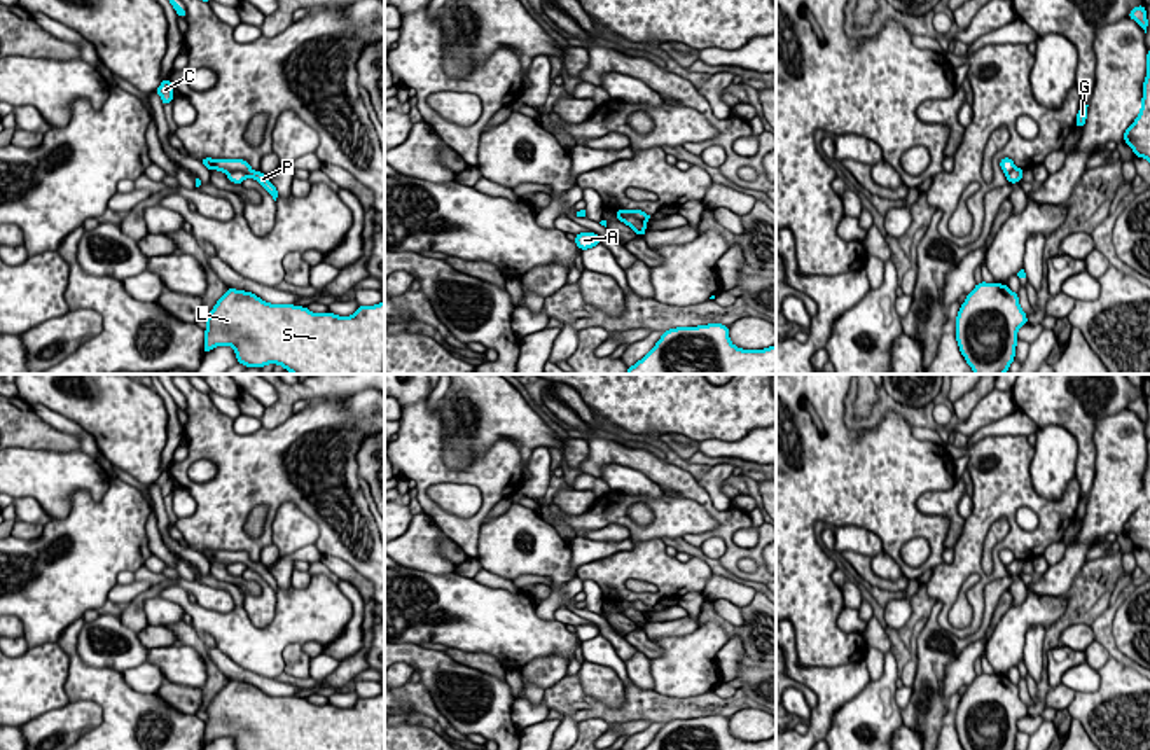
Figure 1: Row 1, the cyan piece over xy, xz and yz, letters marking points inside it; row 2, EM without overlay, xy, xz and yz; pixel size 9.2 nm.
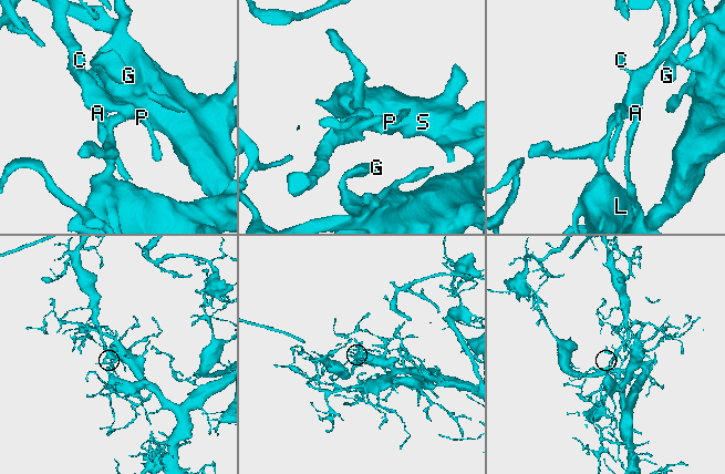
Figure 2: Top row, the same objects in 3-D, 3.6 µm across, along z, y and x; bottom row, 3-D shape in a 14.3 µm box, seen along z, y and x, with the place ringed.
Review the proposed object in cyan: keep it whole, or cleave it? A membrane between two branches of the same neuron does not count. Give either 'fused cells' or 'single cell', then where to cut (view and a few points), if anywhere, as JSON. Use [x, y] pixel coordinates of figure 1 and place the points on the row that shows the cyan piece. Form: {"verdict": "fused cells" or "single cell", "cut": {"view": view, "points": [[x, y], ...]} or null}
{"verdict": "fused cells", "cut": {"view": "xy", "points": [[228, 173], [243, 172], [247, 175]]}}

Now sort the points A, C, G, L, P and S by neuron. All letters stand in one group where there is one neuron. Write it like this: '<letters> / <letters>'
A C P / G L S

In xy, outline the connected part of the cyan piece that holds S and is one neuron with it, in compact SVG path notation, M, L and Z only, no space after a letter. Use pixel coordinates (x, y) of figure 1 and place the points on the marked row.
M227 288L206 322L203 353L229 344L238 364L246 367L281 364L292 374L384 374L384 301L339 316L294 304L269 304L252 292Z

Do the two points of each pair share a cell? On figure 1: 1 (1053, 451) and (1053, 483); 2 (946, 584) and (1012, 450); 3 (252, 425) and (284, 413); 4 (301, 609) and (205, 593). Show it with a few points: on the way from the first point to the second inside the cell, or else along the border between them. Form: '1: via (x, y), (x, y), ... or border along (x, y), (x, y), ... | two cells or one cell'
1: via (1054, 458), (1054, 476) | one cell
2: via (969, 551), (976, 527), (1000, 490), (1000, 483) | one cell
3: border along (259, 420), (263, 427) | two cells
4: border along (196, 604), (221, 612), (235, 609) | two cells

